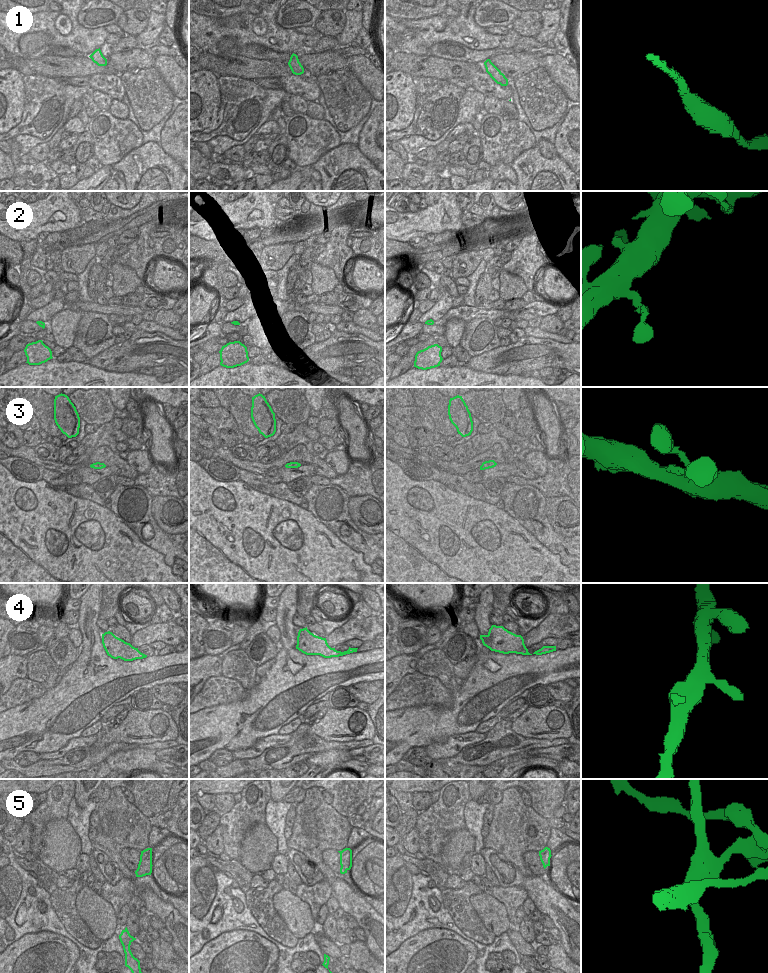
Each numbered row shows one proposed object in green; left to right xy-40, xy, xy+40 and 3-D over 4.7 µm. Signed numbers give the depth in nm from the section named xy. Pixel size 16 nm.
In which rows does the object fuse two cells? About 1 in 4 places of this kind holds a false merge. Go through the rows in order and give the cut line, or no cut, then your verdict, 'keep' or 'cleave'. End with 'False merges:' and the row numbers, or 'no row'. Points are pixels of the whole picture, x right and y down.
1: no cut; keep
2: no cut; keep
3: no cut; keep
4: no cut; keep
5: cut in xy+40 along (539, 851), (549, 859); cleave
False merges: 5

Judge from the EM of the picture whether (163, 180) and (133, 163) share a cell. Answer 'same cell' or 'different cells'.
same cell

